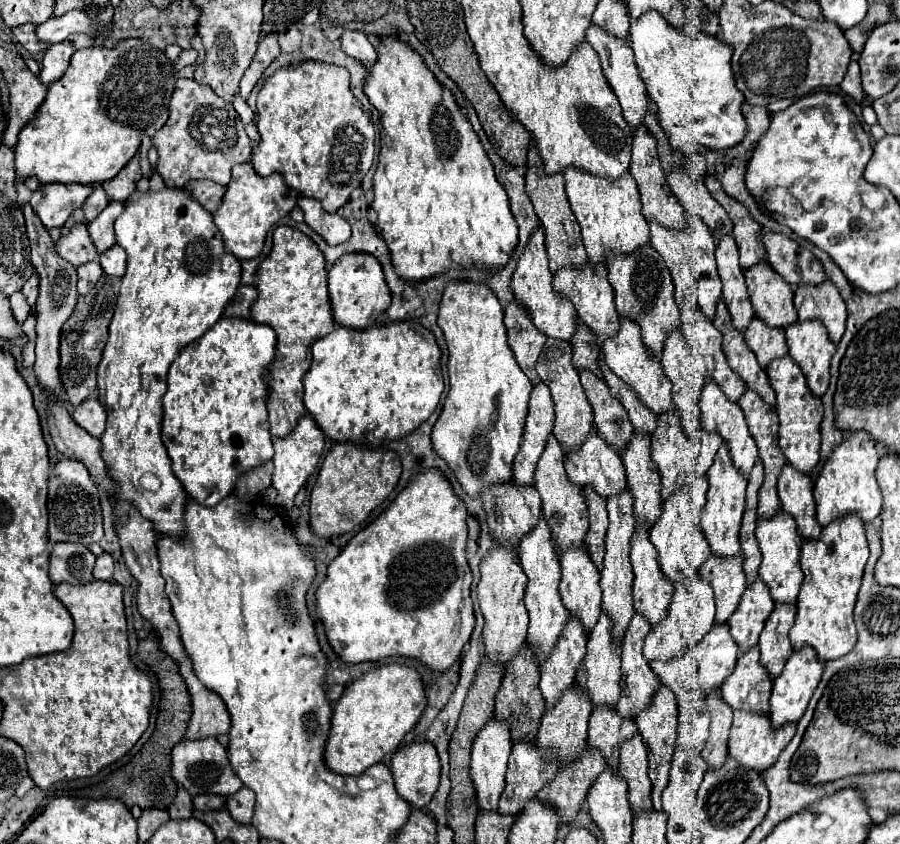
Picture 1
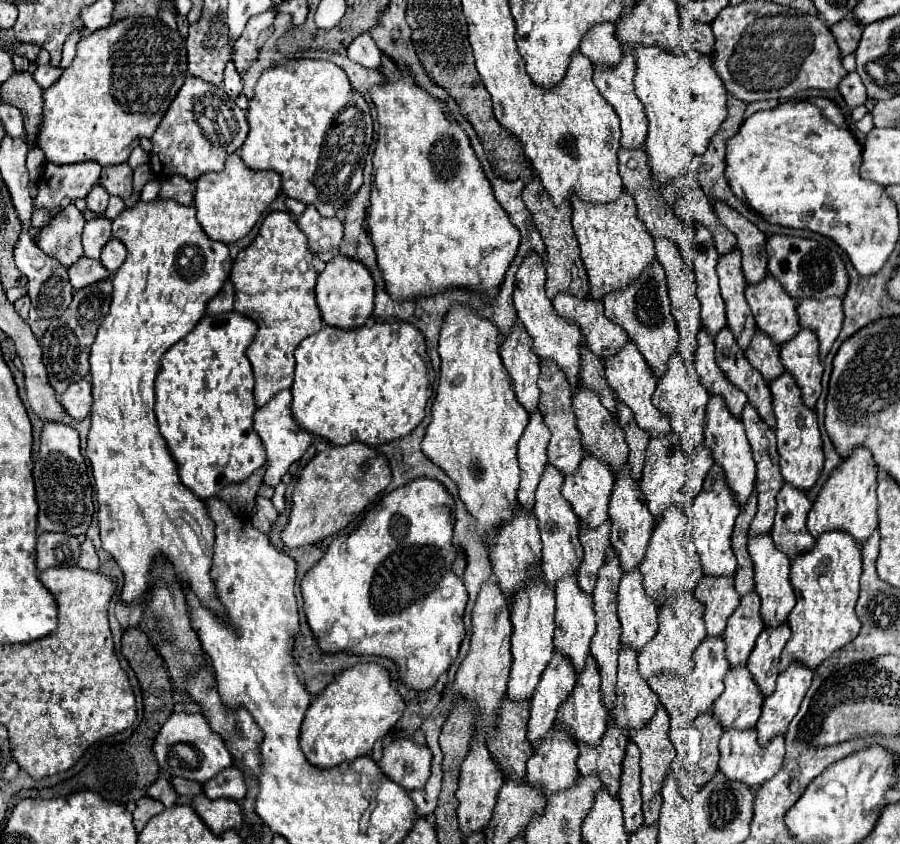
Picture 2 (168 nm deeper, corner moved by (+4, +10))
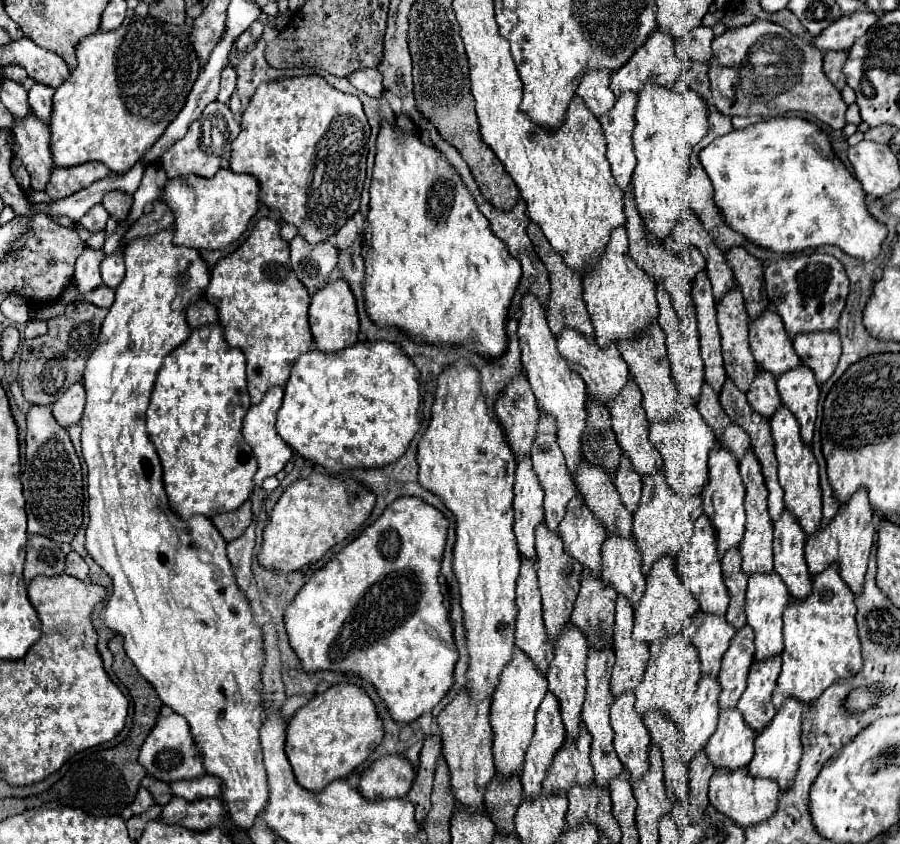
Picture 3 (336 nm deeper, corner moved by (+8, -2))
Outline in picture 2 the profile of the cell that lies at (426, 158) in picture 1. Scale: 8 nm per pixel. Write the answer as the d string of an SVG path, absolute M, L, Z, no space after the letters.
M396 65L396 75L382 85L370 87L370 97L378 109L380 131L372 159L368 233L376 247L386 291L394 299L418 299L448 287L470 287L486 297L494 295L516 255L520 235L502 211L502 205L494 199L490 181L484 177L466 131L452 119L446 103L416 85L414 75L406 67Z

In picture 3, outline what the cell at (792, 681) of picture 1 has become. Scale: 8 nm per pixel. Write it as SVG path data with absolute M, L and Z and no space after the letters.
M786 699L782 709L776 713L772 723L756 737L756 753L748 765L752 777L766 777L780 785L780 791L790 791L794 787L794 775L798 773L802 759L802 705L796 699Z

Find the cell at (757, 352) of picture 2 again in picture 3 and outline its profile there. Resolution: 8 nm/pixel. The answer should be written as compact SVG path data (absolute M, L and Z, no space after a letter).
M758 371L746 397L748 397L748 405L766 419L770 419L770 415L774 415L778 407L782 407L782 399L776 389L776 379L772 379L772 375L766 371Z

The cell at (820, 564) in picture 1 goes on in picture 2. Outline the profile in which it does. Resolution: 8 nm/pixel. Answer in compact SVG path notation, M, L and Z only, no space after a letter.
M824 531L816 545L798 555L790 567L790 583L796 591L796 605L788 615L792 637L782 651L778 669L784 671L788 663L798 661L816 669L830 653L848 645L860 631L860 621L854 613L858 601L858 579L862 571L860 545L846 531Z

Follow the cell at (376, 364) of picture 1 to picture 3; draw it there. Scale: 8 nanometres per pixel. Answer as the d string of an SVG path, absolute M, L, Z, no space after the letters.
M366 341L338 353L322 353L314 349L308 351L308 355L300 355L292 367L290 379L284 387L284 403L276 417L276 431L294 453L330 473L342 473L356 467L382 467L398 461L418 433L418 405L418 369L398 345L390 341Z

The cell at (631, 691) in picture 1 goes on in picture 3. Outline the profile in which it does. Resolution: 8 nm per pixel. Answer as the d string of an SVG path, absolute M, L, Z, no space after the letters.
M634 693L620 695L610 709L610 723L614 729L614 749L628 771L630 785L648 771L650 733L634 709Z

